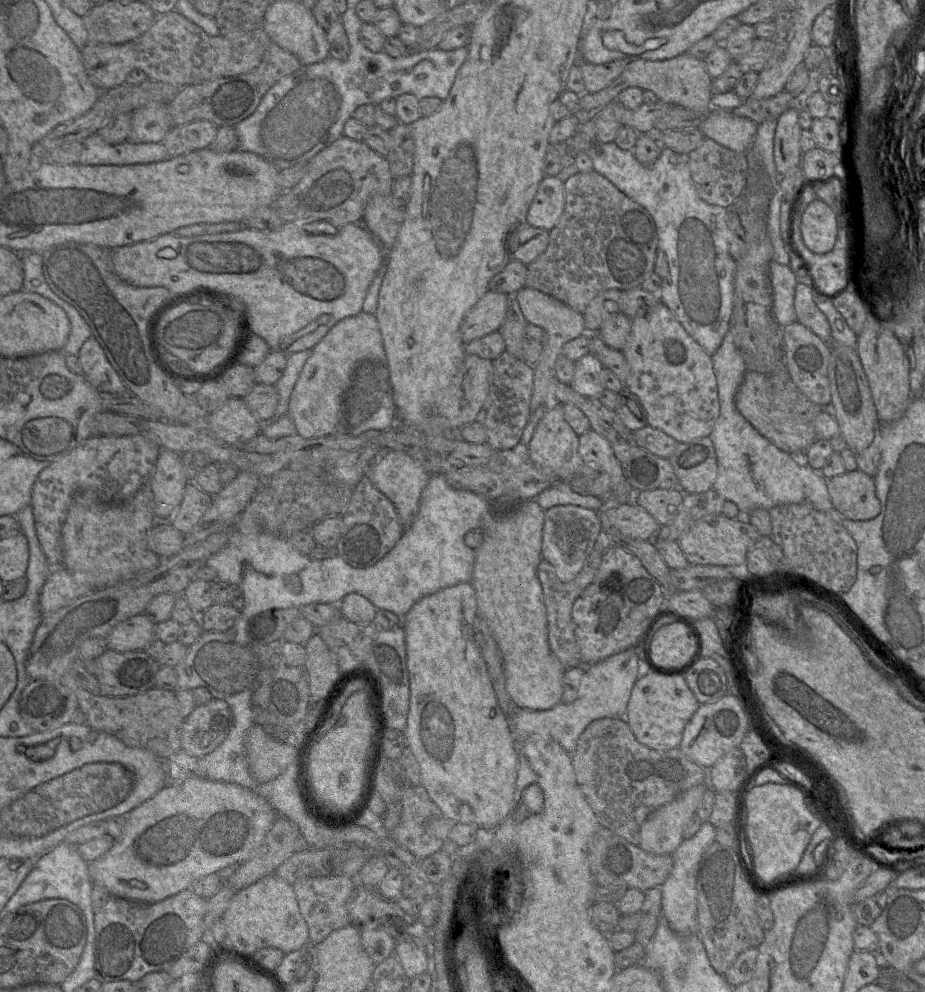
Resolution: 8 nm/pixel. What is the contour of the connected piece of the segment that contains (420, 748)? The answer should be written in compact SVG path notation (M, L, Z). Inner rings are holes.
M466 582L423 597L402 618L410 686L405 735L407 746L420 766L421 784L443 815L452 823L495 828L517 806L518 749L509 719L498 704L485 661L473 638L476 612L474 589L471 583Z

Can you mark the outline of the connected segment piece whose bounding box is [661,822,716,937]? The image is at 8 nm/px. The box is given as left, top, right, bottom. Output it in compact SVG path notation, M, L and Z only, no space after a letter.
M703 822L699 831L690 839L683 840L672 854L673 868L661 886L662 918L680 937L697 934L697 871L702 855L715 841L715 828L710 822Z

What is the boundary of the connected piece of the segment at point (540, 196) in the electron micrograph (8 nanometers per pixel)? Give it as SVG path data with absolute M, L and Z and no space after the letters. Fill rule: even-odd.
M545 176L527 213L527 224L550 232L565 208L564 183L557 176Z

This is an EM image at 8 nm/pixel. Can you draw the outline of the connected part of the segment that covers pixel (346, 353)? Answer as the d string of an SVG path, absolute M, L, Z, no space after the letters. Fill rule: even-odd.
M360 313L337 322L324 338L311 350L291 393L287 415L292 419L296 434L303 438L320 438L341 432L343 403L347 395L354 370L359 363L373 360L386 363L386 355L375 314Z

